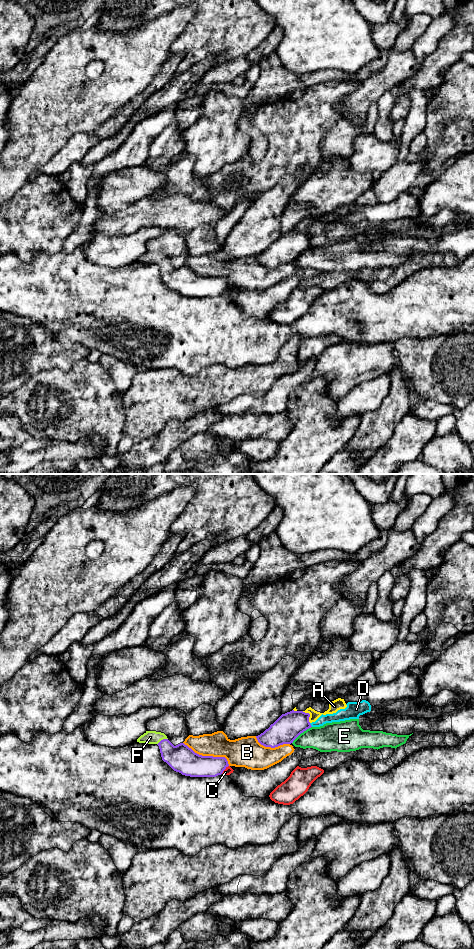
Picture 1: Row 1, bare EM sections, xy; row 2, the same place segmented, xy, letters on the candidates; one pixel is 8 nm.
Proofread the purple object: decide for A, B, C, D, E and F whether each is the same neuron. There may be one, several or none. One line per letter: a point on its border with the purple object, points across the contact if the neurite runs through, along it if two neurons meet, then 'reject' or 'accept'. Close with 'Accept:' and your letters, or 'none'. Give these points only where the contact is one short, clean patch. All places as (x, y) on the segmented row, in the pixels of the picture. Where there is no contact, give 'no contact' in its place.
A: meets purple in xy at (309, 715); border along xy (302, 711), (309, 714), (310, 722); reject
B: meets purple in xy at (208, 756); reject
C: meets purple in xy at (225, 768); border along xy (228, 765), (221, 773); reject
D: meets purple in xy at (310, 725); reject
E: meets purple in xy at (301, 732); reject
F: meets purple in xy at (163, 739); runs through xy (181, 758), (163, 739), (150, 737); accept
Accept: F

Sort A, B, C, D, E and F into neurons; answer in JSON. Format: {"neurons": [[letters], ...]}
{"neurons": [["A", "D"], ["B"], ["C"], ["E"], ["F"]]}

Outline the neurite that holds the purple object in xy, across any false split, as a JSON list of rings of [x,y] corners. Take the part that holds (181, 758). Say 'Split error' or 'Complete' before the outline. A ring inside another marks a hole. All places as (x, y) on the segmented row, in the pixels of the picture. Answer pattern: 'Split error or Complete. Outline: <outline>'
Split error. Outline: [[[146,731],[137,742],[157,744],[161,757],[174,771],[190,777],[216,777],[229,766],[225,757],[202,756],[184,743],[174,746],[164,733]]]

